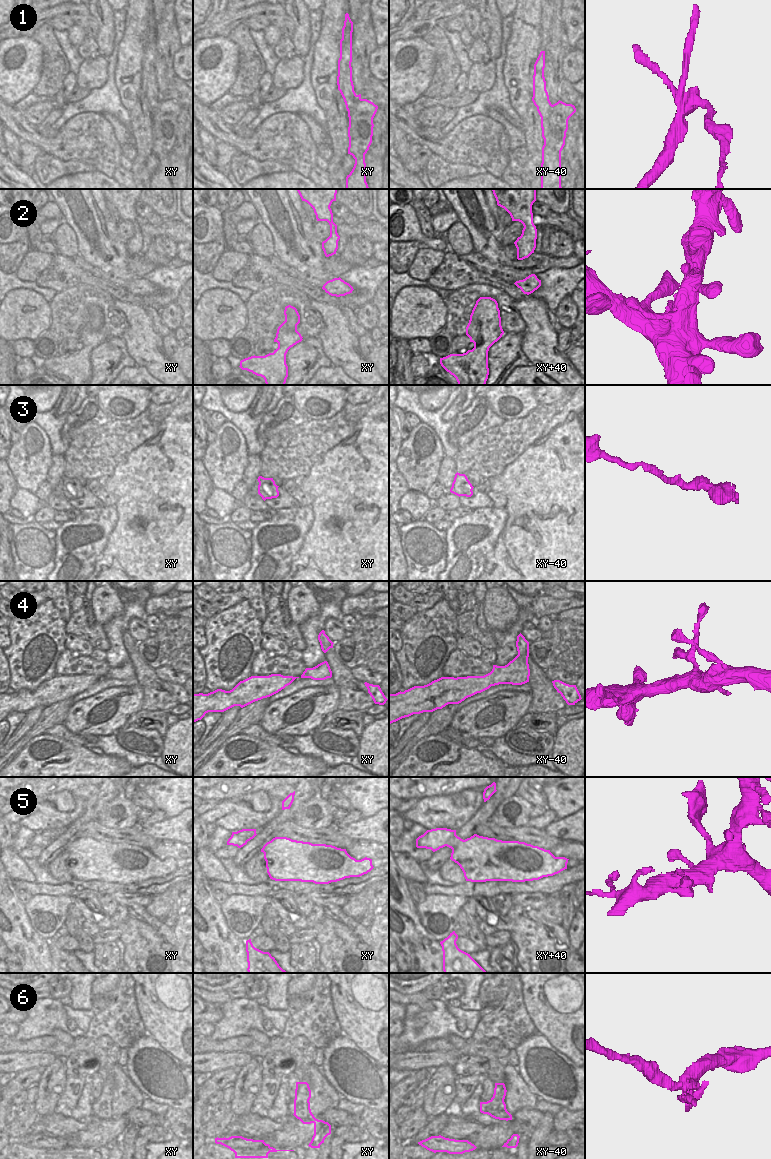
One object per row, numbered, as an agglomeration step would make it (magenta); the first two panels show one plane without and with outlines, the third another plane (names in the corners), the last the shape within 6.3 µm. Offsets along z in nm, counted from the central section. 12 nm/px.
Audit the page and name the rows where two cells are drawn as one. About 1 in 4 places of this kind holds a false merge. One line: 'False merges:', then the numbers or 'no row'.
False merges: 1, 4, 6

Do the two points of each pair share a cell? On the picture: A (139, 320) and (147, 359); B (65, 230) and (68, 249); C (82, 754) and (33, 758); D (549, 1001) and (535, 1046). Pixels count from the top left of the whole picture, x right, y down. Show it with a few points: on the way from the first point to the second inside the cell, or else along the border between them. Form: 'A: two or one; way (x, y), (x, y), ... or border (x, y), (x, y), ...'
A: one; way (140, 330), (140, 338), (146, 349)
B: one; way (65, 235), (66, 244)
C: one; way (70, 757), (45, 760)
D: two; border (537, 1032), (542, 1034), (557, 1049)

